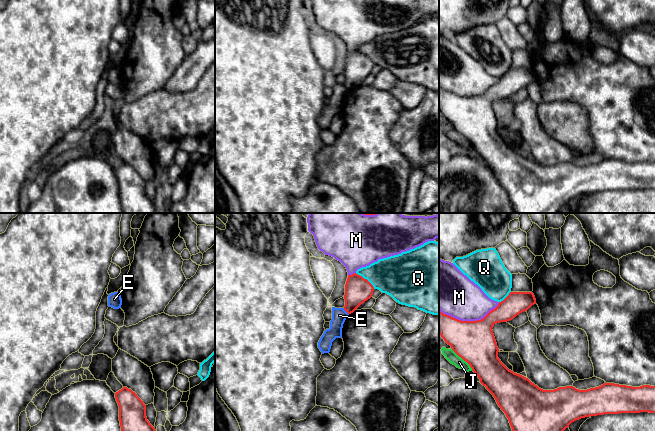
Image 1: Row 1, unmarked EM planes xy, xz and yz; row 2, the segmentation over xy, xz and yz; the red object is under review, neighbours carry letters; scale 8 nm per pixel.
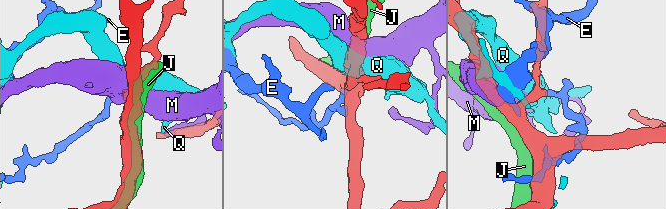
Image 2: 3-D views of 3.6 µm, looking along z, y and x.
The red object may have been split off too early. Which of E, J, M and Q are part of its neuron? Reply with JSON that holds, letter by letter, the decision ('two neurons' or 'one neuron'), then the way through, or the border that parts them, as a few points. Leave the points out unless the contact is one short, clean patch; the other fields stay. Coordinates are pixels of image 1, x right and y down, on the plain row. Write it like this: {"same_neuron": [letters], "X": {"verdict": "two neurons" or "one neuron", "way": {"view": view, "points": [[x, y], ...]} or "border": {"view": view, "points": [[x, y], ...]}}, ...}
{"same_neuron": [], "E": {"verdict": "two neurons", "border": {"view": "xz", "points": [[343, 84], [348, 90]]}}, "J": {"verdict": "two neurons"}, "M": {"verdict": "two neurons"}, "Q": {"verdict": "two neurons"}}

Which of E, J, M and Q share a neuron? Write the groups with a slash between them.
E / J / M / Q

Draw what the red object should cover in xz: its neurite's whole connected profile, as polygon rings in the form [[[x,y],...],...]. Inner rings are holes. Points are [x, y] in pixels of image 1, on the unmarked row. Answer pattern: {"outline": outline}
{"outline": [[[356,49],[348,51],[345,60],[344,86],[348,90],[353,89],[361,80],[372,73],[373,67],[374,63],[367,55]]]}

